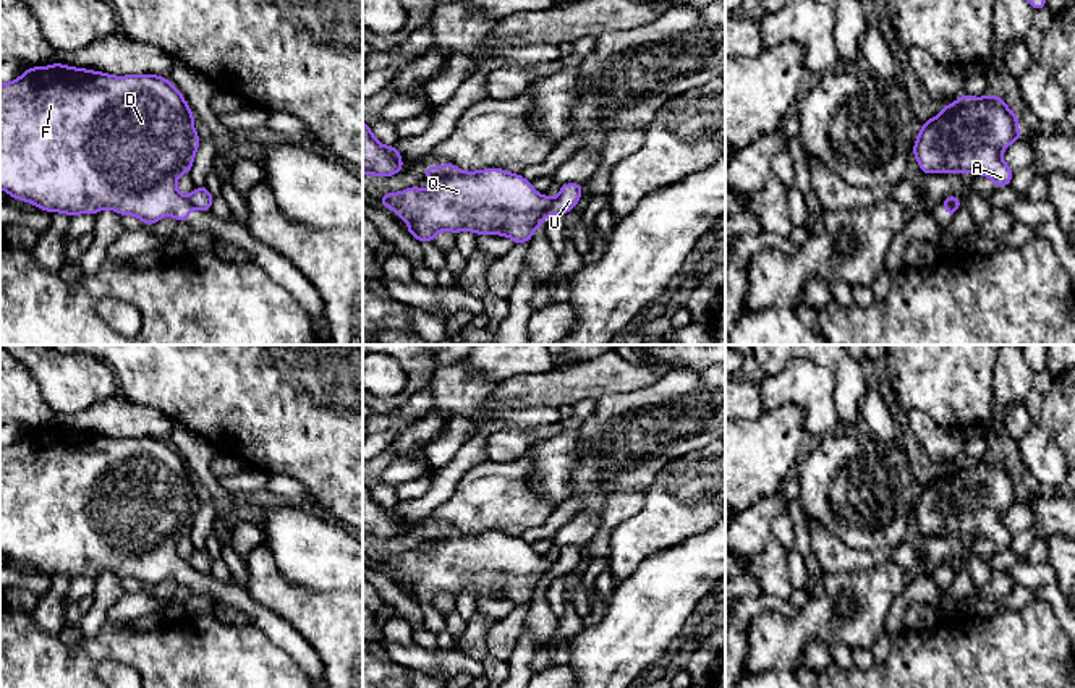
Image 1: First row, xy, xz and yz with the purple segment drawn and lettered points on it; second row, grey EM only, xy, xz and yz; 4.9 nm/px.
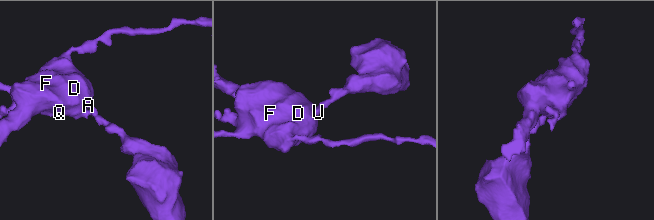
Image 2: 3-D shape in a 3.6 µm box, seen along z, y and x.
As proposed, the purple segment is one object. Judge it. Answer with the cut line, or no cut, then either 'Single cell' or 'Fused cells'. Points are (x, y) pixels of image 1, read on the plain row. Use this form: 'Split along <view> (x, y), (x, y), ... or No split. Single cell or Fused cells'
Split along xz (552, 564), (546, 575). Fused cells

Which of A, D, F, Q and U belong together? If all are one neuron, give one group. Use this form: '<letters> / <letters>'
A D F Q / U

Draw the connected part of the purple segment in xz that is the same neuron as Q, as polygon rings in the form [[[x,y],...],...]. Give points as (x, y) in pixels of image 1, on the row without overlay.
[[[444,526],[426,529],[424,541],[434,546],[429,552],[416,547],[377,562],[406,584],[419,605],[434,604],[440,592],[504,597],[515,607],[526,605],[552,567],[531,544],[502,531],[463,534]]]

